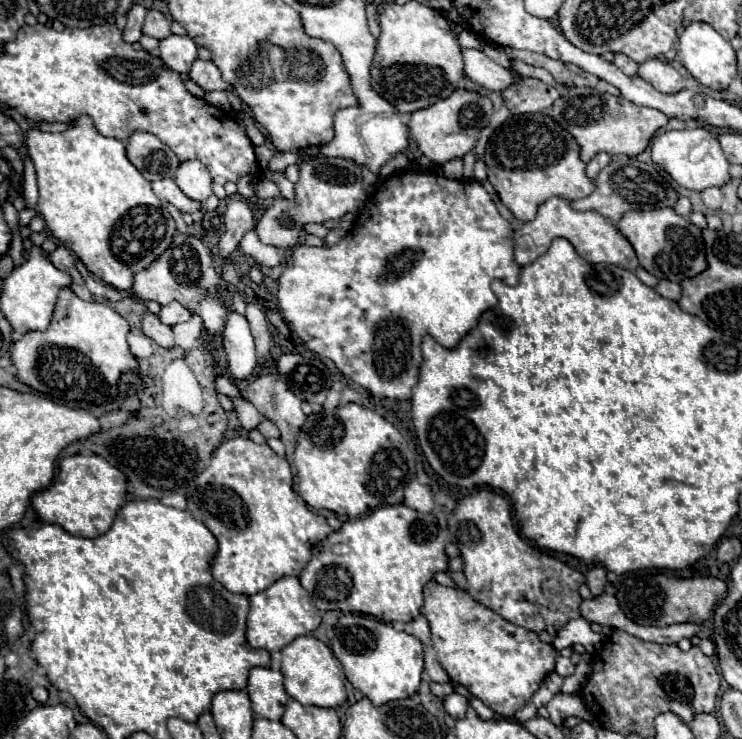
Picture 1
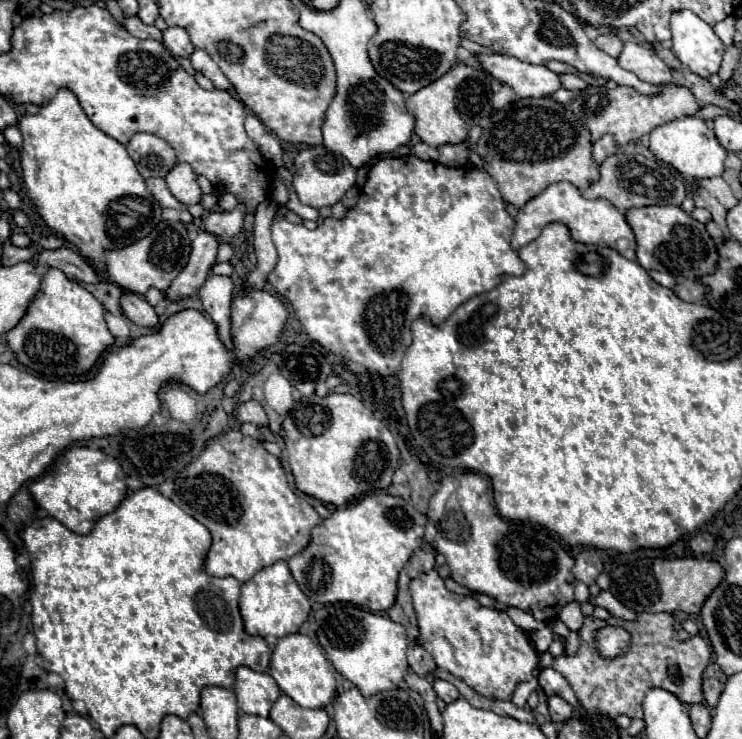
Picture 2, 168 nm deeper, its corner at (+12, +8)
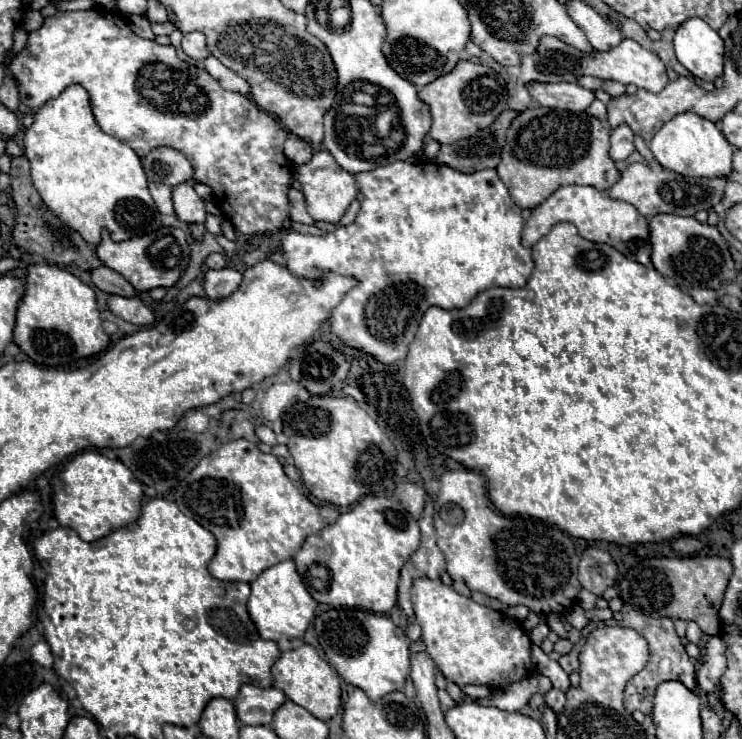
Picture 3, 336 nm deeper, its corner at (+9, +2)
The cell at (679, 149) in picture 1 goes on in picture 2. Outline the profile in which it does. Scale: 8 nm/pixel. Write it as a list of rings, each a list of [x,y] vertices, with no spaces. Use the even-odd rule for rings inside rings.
[[[684,116],[680,120],[662,124],[650,132],[650,152],[670,164],[674,170],[678,170],[686,178],[694,180],[704,180],[712,176],[722,176],[724,172],[724,158],[726,150],[718,144],[714,132],[708,128],[708,124],[702,118],[696,116]]]

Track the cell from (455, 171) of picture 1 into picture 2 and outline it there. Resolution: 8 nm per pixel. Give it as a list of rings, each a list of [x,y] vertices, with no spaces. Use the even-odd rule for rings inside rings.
[[[460,142],[460,144],[444,144],[438,148],[440,152],[440,158],[438,162],[444,164],[444,166],[466,166],[468,162],[468,144],[466,142]]]

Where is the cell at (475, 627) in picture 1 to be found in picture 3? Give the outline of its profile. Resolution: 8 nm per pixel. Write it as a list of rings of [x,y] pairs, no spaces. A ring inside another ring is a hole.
[[[429,578],[413,580],[411,602],[427,650],[431,650],[437,668],[447,680],[459,686],[481,684],[491,690],[501,690],[531,674],[531,640],[515,618],[481,606],[457,594],[453,586]]]

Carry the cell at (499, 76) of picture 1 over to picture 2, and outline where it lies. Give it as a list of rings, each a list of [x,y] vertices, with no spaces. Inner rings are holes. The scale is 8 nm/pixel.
[[[476,54],[476,58],[488,74],[492,74],[498,82],[514,88],[520,98],[542,98],[560,88],[558,76],[546,66],[534,66],[502,54]]]

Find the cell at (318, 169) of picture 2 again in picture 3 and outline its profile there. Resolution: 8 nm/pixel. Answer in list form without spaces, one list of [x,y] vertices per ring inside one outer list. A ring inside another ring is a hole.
[[[327,150],[315,152],[311,162],[295,168],[295,178],[303,186],[303,194],[307,200],[307,212],[311,214],[313,220],[325,220],[325,222],[337,224],[339,218],[347,212],[349,204],[357,198],[355,176],[343,170]]]

